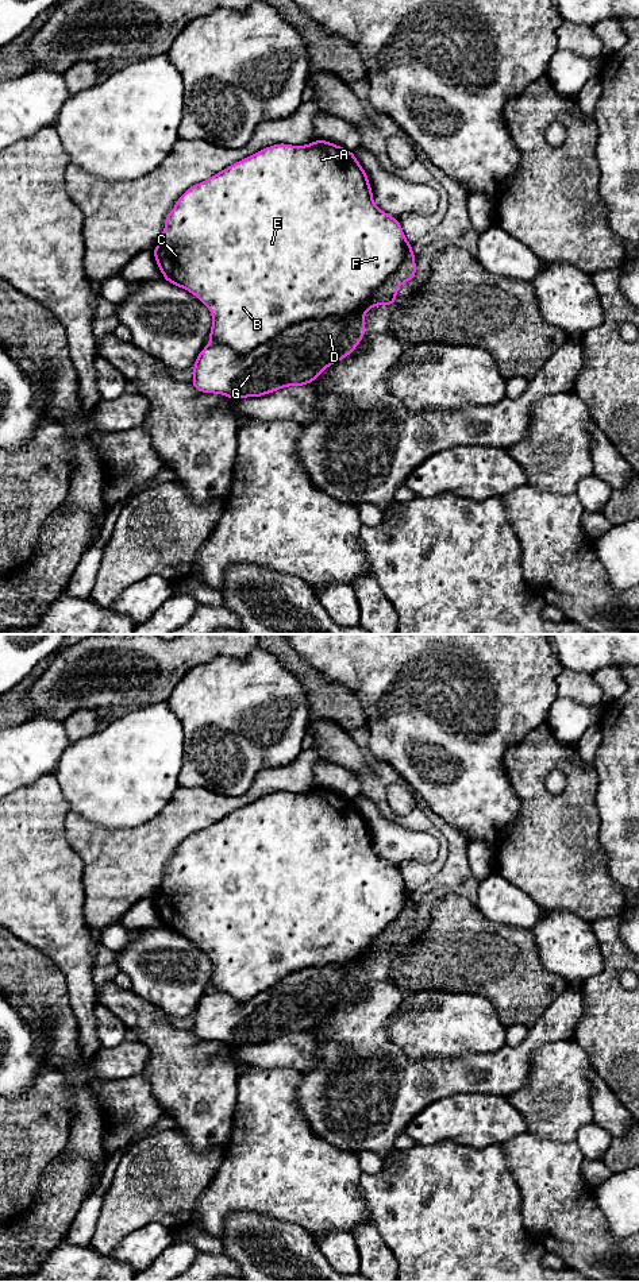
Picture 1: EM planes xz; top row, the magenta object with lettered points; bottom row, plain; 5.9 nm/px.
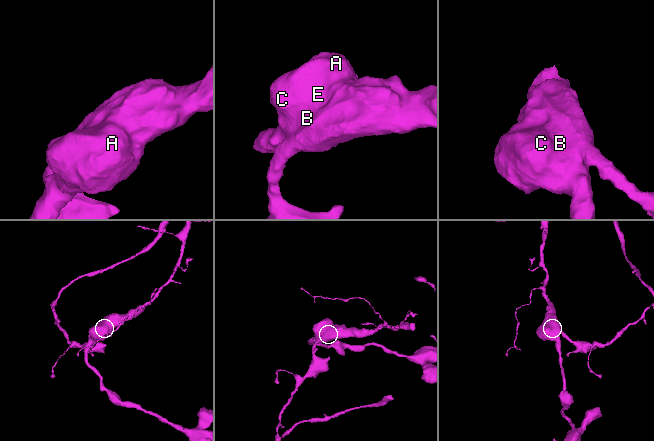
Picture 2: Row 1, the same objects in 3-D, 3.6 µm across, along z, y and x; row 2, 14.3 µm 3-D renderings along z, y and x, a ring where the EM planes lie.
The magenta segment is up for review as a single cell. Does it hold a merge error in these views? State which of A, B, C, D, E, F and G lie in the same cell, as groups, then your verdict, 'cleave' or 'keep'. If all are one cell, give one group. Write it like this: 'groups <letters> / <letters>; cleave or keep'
groups A B C D E F G; keep

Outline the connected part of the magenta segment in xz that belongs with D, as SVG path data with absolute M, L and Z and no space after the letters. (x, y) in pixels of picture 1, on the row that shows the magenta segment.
M317 139L305 146L278 143L238 161L211 178L190 186L177 200L165 219L158 246L153 250L163 279L196 296L212 314L209 344L201 350L193 364L192 386L200 393L223 394L231 399L262 397L288 386L313 382L323 370L349 356L365 336L365 314L376 305L392 306L397 289L415 278L415 254L412 243L405 240L399 220L380 211L373 201L370 182L354 152L331 142Z

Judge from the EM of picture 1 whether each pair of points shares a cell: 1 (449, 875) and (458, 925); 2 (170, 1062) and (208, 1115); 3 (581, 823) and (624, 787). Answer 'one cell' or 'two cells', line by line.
1: two cells
2: one cell
3: two cells

